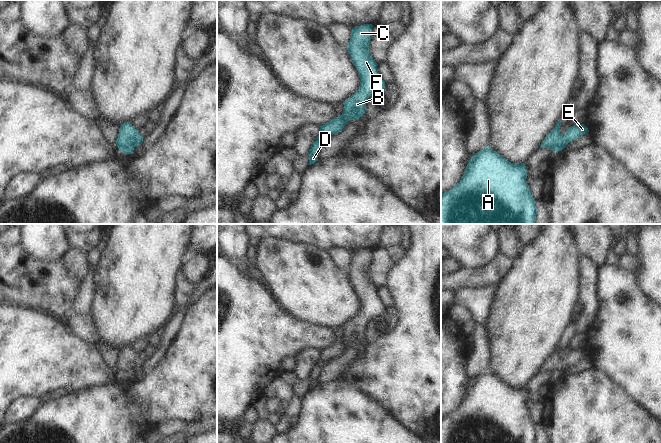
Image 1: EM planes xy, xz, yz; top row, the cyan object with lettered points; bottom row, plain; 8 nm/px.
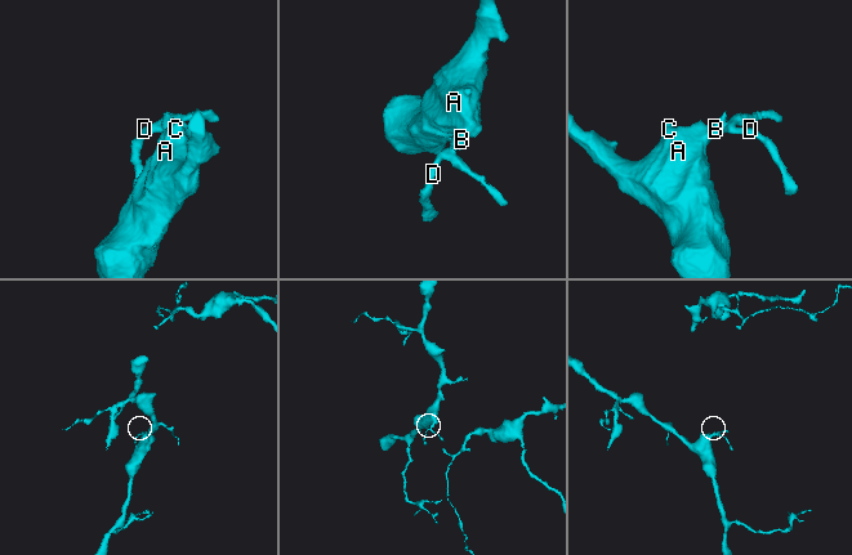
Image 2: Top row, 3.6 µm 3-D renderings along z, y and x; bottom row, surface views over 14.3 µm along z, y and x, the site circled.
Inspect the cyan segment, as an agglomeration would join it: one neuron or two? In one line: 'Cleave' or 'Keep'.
Keep

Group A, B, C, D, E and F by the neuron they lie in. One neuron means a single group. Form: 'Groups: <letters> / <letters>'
Groups: A B C D E F

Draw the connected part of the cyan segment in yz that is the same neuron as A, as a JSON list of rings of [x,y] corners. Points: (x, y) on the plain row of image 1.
[[[487,370],[472,380],[460,406],[441,419],[441,443],[536,443],[527,400],[525,387],[511,387]]]

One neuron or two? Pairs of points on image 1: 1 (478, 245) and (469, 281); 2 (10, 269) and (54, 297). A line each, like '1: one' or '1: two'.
1: two
2: one

